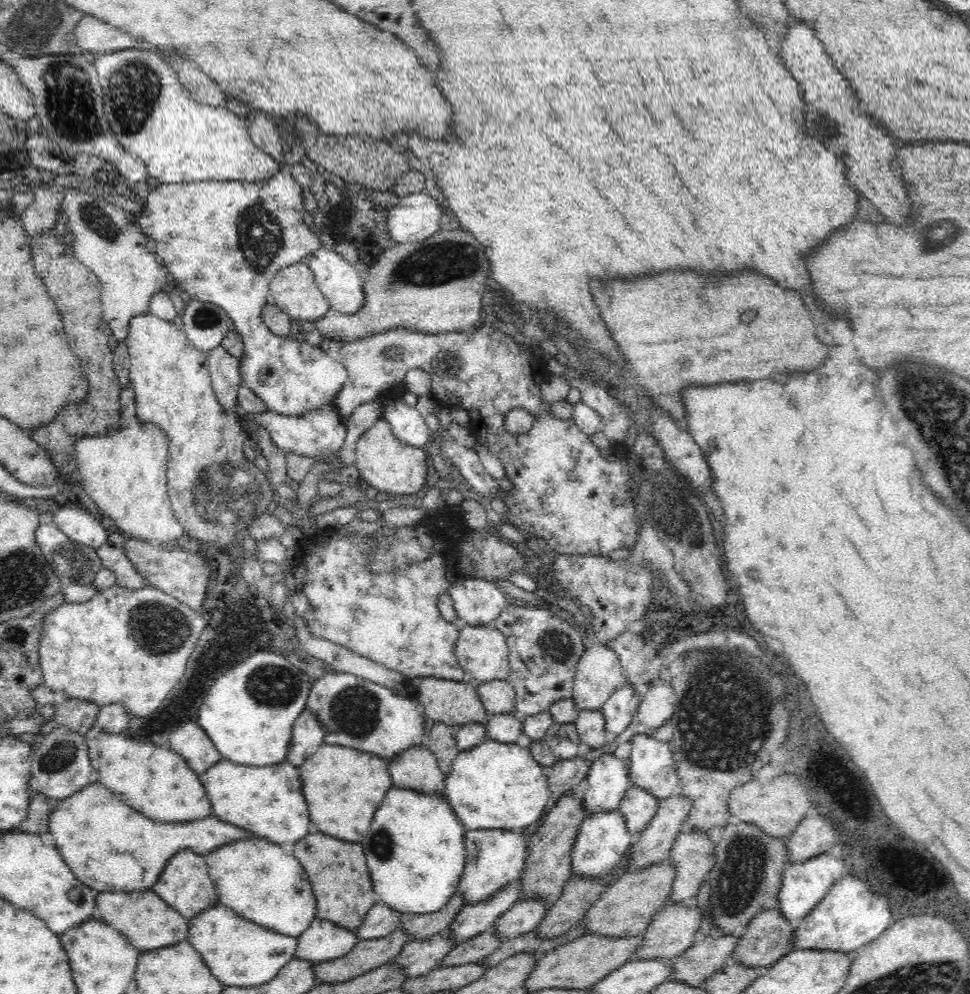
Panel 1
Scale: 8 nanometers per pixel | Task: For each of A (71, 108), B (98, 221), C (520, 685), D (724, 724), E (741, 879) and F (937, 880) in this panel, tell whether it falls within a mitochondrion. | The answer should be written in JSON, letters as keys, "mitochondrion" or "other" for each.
{"A":"mitochondrion","B":"mitochondrion","C":"other","D":"mitochondrion","E":"mitochondrion","F":"other"}

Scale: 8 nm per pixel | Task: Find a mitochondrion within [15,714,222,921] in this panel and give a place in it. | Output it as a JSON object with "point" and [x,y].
{"point":[63,753]}

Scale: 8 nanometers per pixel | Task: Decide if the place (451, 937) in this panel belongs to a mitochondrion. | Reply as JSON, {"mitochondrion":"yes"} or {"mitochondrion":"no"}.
{"mitochondrion":"no"}

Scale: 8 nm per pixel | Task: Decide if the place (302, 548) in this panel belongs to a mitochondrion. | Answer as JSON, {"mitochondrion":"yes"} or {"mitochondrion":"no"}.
{"mitochondrion":"no"}

